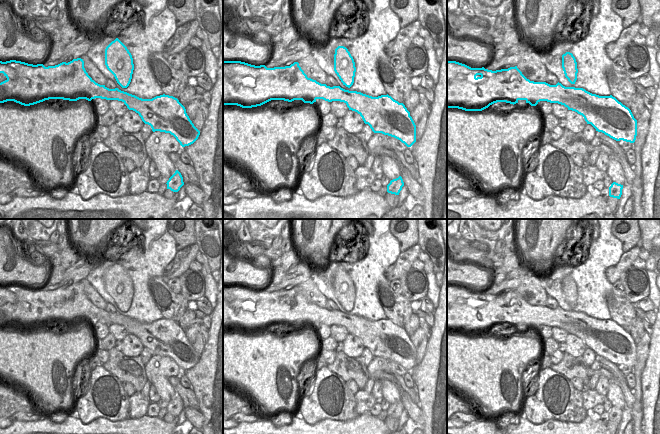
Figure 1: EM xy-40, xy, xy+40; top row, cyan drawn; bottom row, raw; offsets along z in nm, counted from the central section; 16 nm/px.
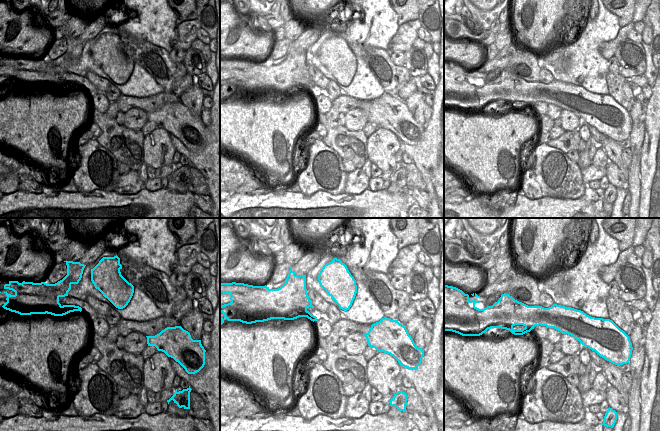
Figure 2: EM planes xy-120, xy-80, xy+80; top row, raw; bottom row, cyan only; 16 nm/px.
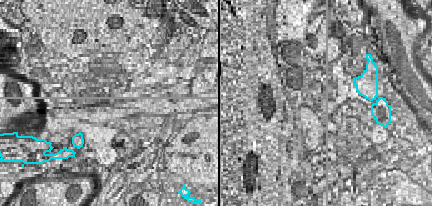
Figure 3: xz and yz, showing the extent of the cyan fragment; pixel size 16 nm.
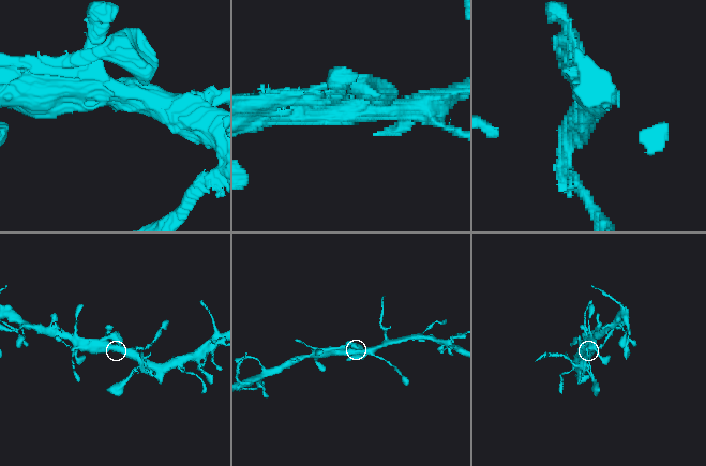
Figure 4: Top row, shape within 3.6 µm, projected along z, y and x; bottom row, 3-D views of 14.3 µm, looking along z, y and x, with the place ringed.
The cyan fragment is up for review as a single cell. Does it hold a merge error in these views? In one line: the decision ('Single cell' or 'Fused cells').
Single cell

